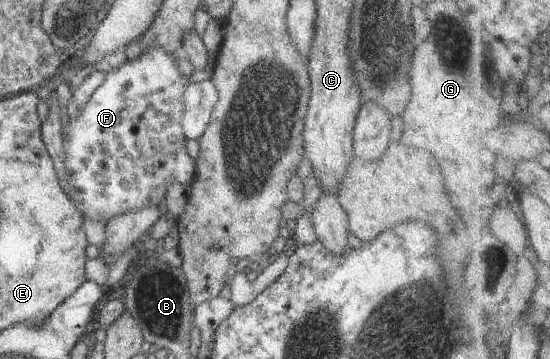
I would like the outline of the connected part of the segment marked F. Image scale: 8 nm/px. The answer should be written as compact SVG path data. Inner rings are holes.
M155 46L155 48L147 48L147 52L143 52L141 56L137 56L135 60L126 60L117 69L105 73L103 84L99 84L99 88L95 88L93 96L87 100L87 104L83 104L83 108L79 108L79 112L75 116L66 118L67 125L61 128L61 144L63 144L63 176L67 176L67 184L71 188L71 192L65 194L73 203L73 206L81 213L82 218L87 216L87 220L103 220L105 226L109 224L111 218L115 216L123 216L127 212L135 212L141 208L149 208L155 206L158 208L160 202L165 200L169 193L170 186L175 182L175 166L177 166L177 150L185 145L186 137L183 134L181 126L181 117L185 104L182 98L185 96L187 86L190 85L190 78L183 76L177 66L177 58L169 56L163 48Z

